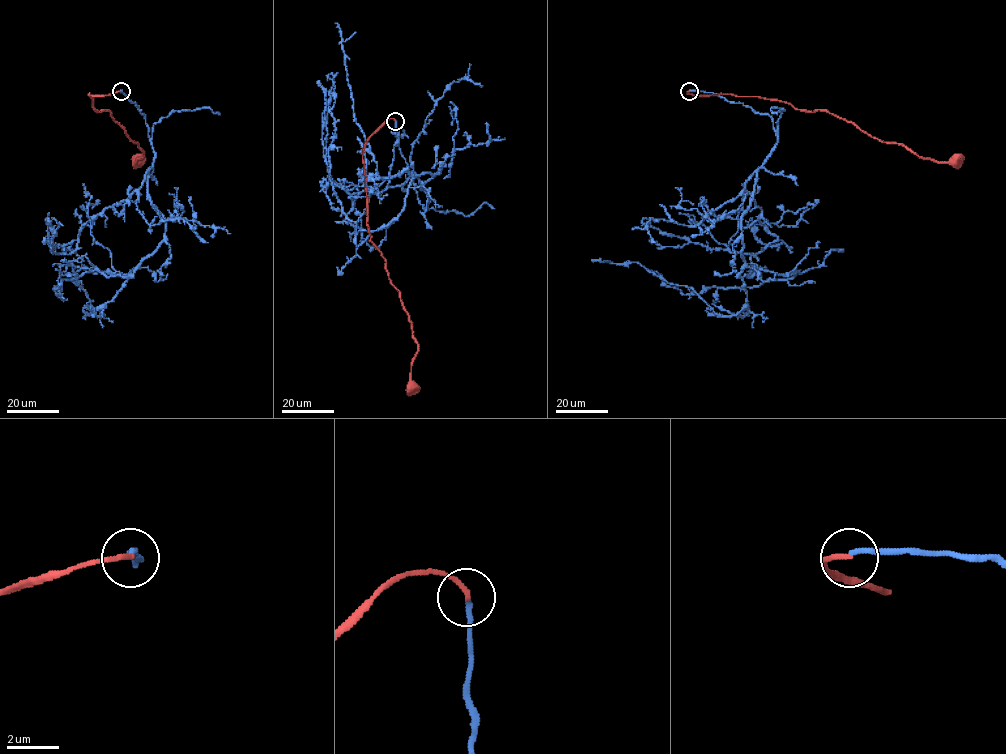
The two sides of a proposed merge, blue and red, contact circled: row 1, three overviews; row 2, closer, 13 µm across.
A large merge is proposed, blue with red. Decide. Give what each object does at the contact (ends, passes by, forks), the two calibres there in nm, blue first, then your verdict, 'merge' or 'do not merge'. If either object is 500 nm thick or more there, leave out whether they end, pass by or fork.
blue ends | red ends | 180/200 nm | do not merge

